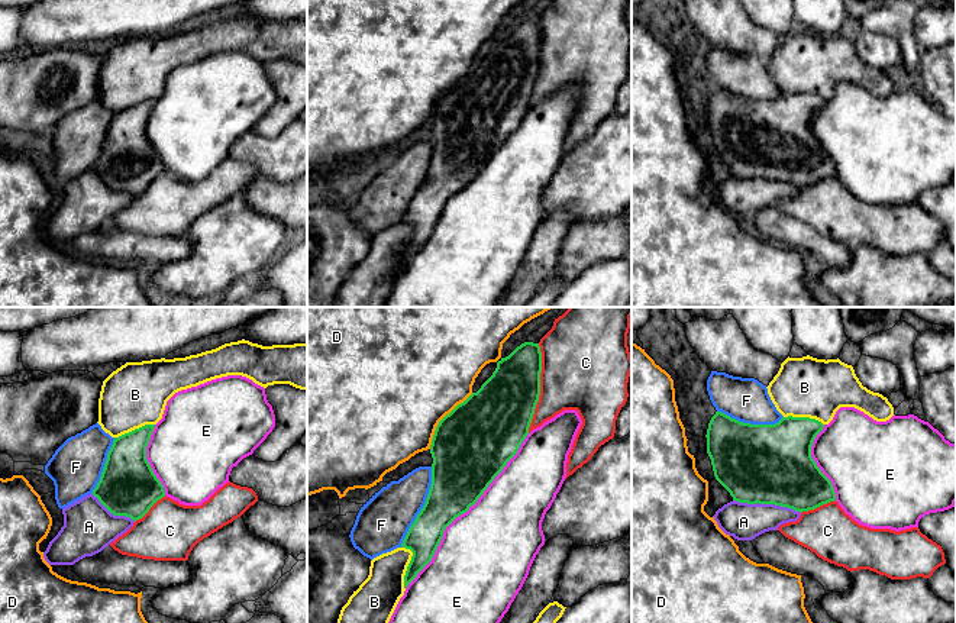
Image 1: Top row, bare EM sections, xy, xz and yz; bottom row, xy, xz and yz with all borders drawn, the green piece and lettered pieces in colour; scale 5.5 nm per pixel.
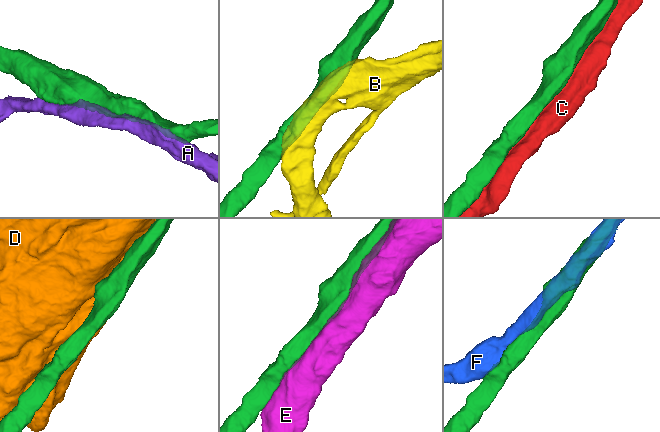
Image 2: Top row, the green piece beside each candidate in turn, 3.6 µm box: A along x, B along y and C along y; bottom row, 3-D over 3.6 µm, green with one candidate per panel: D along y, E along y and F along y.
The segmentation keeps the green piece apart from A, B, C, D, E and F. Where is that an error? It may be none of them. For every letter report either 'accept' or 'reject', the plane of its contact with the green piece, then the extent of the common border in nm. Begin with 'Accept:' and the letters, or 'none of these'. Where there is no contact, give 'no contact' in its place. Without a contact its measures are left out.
Accept: C
A: reject | yz | 380 nm
B: reject | xz | 240 nm
C: accept | xz | 500 nm
D: reject | xz | 400 nm
E: reject | xz | 1100 nm
F: reject | xz | 480 nm

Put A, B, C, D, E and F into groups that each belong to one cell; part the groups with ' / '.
A / B / C / D / E / F

